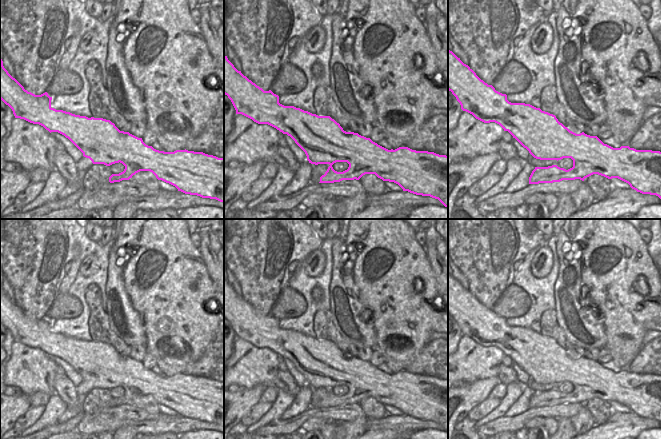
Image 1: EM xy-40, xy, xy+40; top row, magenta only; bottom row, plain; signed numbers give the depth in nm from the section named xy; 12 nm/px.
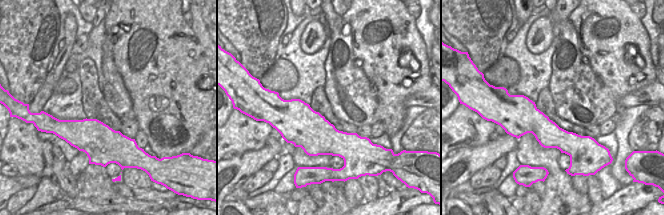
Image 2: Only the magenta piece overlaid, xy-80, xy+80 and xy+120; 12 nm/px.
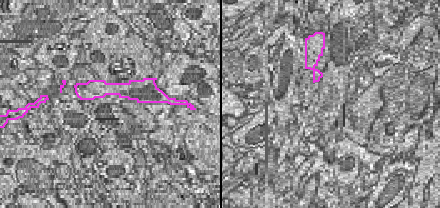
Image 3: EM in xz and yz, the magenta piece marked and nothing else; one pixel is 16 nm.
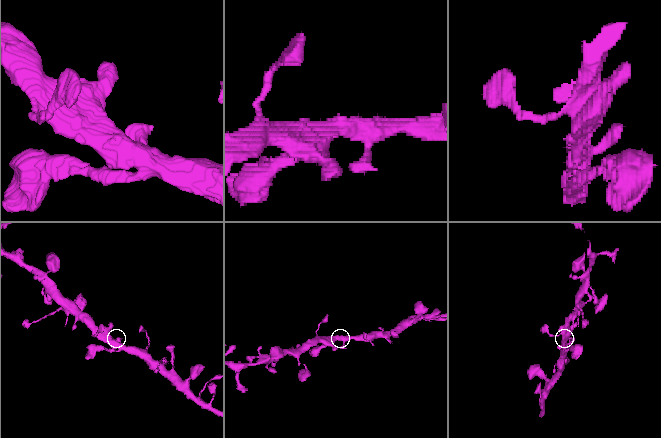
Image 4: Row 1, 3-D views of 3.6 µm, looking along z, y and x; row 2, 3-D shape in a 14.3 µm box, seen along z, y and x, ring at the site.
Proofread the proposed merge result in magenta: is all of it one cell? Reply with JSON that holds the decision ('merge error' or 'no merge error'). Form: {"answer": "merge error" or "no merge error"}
{"answer": "no merge error"}

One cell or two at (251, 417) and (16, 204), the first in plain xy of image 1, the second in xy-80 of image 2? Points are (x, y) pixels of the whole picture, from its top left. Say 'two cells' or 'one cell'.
one cell

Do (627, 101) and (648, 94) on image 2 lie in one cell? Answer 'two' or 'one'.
one

